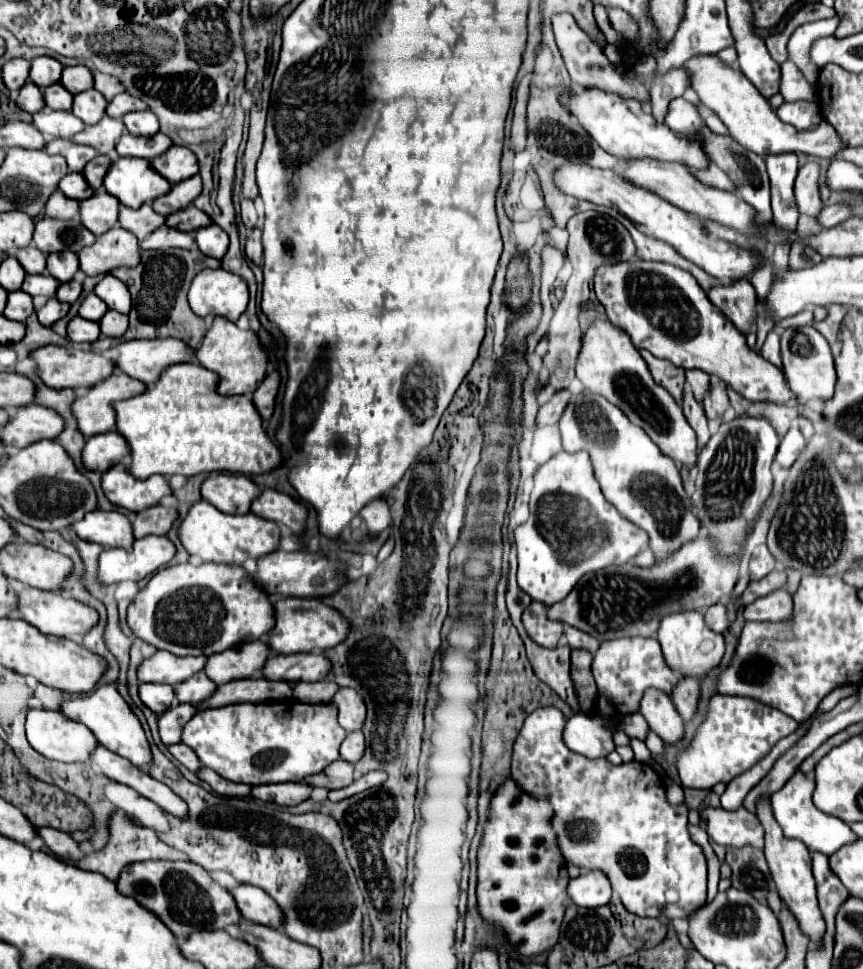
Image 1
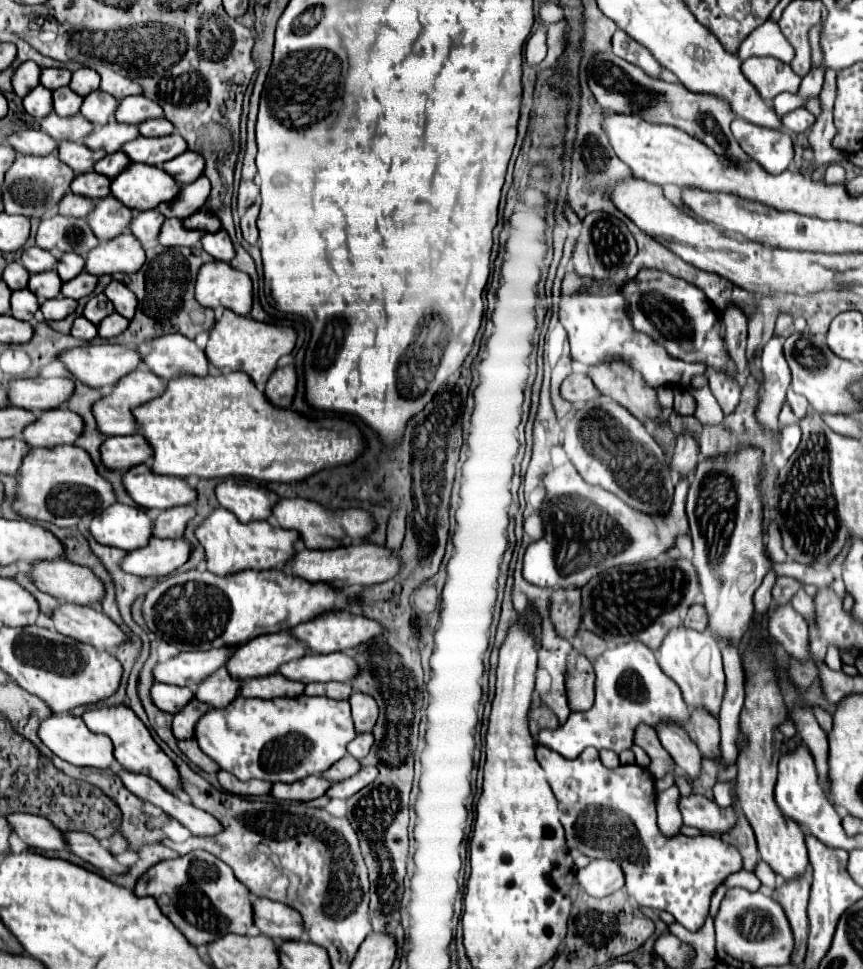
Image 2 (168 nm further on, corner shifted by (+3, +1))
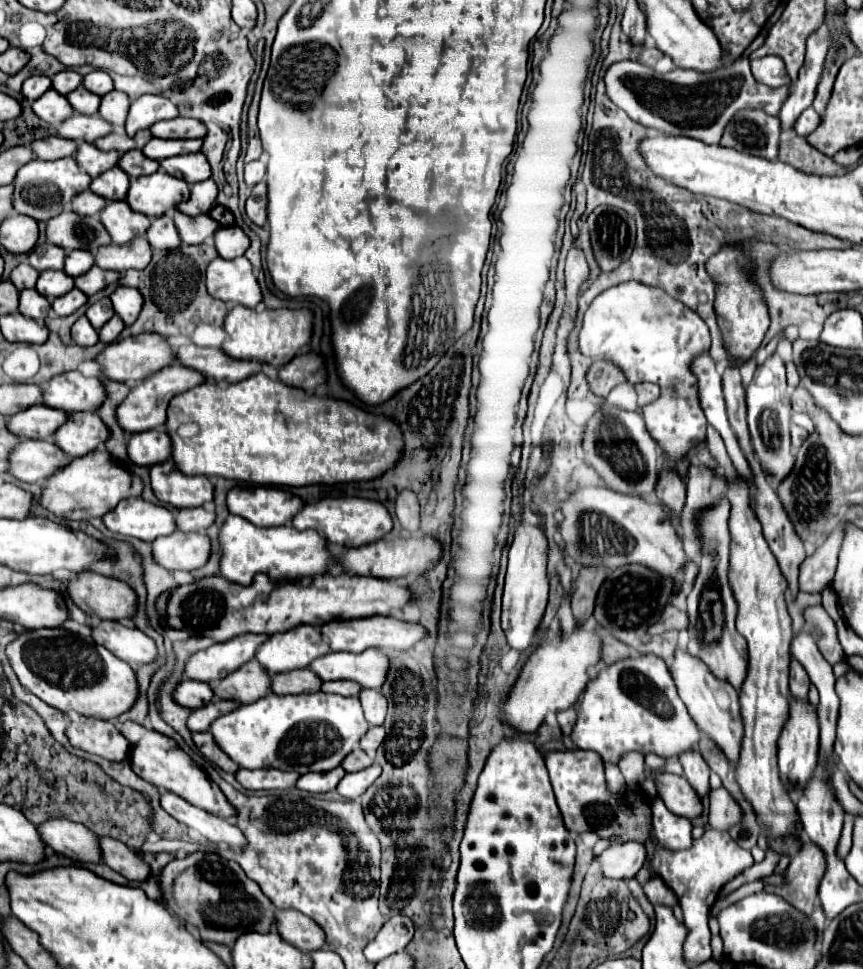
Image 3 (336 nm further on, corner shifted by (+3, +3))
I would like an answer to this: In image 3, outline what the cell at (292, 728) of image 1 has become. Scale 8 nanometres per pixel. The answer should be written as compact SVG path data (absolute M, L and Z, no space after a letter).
M268 693L254 703L240 705L232 713L220 715L210 733L218 747L242 769L282 769L296 773L330 771L358 745L368 725L358 697L310 693L276 695Z

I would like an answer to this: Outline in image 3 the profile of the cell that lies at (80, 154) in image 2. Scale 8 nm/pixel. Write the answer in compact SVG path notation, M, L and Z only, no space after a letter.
M80 143L74 153L74 159L90 177L98 177L100 173L112 169L118 163L120 153L118 151L100 151L92 143Z

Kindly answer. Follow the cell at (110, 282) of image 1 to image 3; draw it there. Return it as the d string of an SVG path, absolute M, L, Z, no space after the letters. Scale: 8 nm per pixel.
M118 285L114 293L110 295L110 299L112 299L116 315L120 315L126 325L132 325L142 309L142 295L138 293L138 289Z

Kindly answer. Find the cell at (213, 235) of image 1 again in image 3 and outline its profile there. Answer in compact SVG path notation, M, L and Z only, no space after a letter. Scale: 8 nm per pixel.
M220 227L214 233L214 245L220 257L224 259L234 259L234 257L242 257L244 251L250 245L250 239L244 235L244 231L240 227Z

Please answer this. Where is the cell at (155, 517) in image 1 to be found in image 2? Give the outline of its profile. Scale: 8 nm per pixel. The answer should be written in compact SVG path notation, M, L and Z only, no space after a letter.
M190 505L166 509L154 521L154 535L156 537L178 539L178 537L184 535L184 529L186 529L188 521L194 519L194 515L196 515L196 509L190 507Z

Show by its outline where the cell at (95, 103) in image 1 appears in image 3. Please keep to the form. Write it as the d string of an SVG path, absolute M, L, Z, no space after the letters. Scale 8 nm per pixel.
M110 91L102 97L100 101L100 107L98 107L98 115L102 119L106 119L108 123L112 123L114 127L122 129L124 121L126 121L126 113L128 113L128 107L130 107L130 99L126 93L122 91Z

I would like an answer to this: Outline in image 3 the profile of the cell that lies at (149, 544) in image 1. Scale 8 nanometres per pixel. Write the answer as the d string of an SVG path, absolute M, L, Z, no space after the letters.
M174 531L172 535L152 541L152 557L168 571L192 571L208 561L210 539L200 533Z

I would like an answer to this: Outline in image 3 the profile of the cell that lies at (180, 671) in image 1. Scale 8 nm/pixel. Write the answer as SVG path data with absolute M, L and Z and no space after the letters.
M244 633L226 643L216 643L204 651L194 653L184 665L184 677L202 683L214 683L250 661L256 649L266 641L266 635Z

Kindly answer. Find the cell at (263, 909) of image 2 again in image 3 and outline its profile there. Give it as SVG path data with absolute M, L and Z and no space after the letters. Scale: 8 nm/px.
M280 909L274 919L274 929L282 935L284 941L300 949L302 953L310 953L324 947L324 931L296 909Z

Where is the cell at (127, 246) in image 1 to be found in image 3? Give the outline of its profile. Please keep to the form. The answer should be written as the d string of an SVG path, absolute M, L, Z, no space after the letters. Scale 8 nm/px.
M134 237L134 241L126 245L104 245L94 257L100 269L124 273L128 269L144 269L152 259L152 249L146 243L146 237Z

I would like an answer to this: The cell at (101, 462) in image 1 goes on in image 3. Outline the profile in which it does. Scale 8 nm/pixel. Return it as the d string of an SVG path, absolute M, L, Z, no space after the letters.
M164 427L134 433L134 435L130 435L126 449L128 449L128 457L136 465L150 467L150 465L162 463L164 459L170 457L170 437L164 431Z

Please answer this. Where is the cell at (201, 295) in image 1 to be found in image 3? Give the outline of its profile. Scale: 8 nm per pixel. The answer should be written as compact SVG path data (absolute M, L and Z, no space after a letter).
M216 257L206 269L206 289L214 299L240 303L248 309L254 309L262 301L260 285L246 257Z

